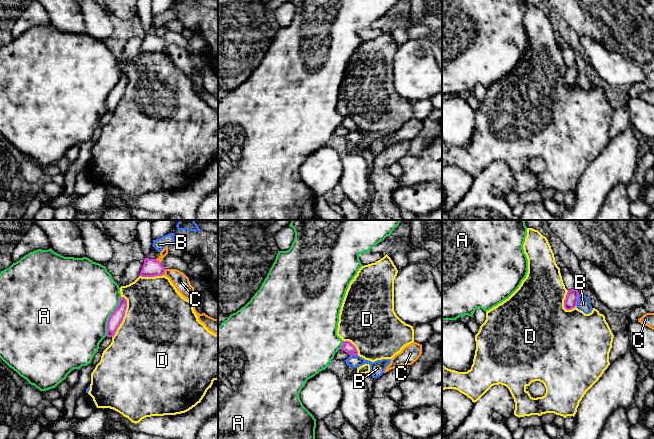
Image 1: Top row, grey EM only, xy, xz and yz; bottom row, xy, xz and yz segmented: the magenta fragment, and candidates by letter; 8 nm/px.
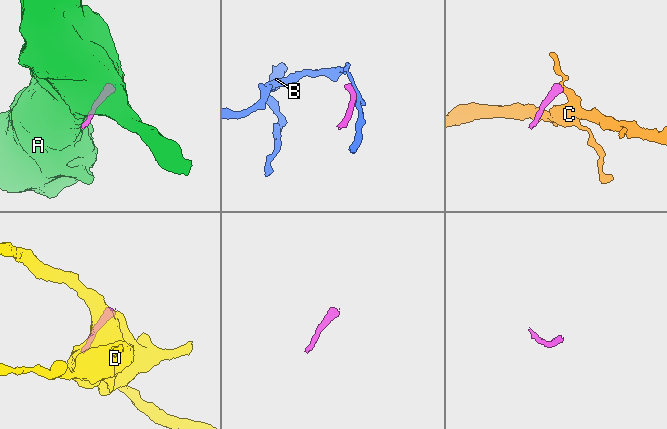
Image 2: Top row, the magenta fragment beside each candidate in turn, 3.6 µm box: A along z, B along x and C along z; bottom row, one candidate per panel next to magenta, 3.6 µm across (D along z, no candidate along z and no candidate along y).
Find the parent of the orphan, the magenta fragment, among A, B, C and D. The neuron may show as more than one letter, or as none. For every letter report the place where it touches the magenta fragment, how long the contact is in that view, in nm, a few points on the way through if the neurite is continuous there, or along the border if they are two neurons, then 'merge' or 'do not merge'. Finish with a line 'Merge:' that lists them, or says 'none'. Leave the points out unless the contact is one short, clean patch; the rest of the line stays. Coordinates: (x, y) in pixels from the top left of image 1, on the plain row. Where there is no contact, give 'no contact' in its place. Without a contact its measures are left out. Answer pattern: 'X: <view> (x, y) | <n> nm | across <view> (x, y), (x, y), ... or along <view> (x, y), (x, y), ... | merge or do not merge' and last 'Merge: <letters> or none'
A: xy (110, 92) | 340 nm | do not merge
B: yz (577, 76) | 100 nm | along yz (579, 70), (576, 81) | do not merge
C: xy (164, 48) | 50 nm | along xy (166, 45), (163, 50) | do not merge
D: xy (123, 93) | 360 nm | do not merge
Merge: none

